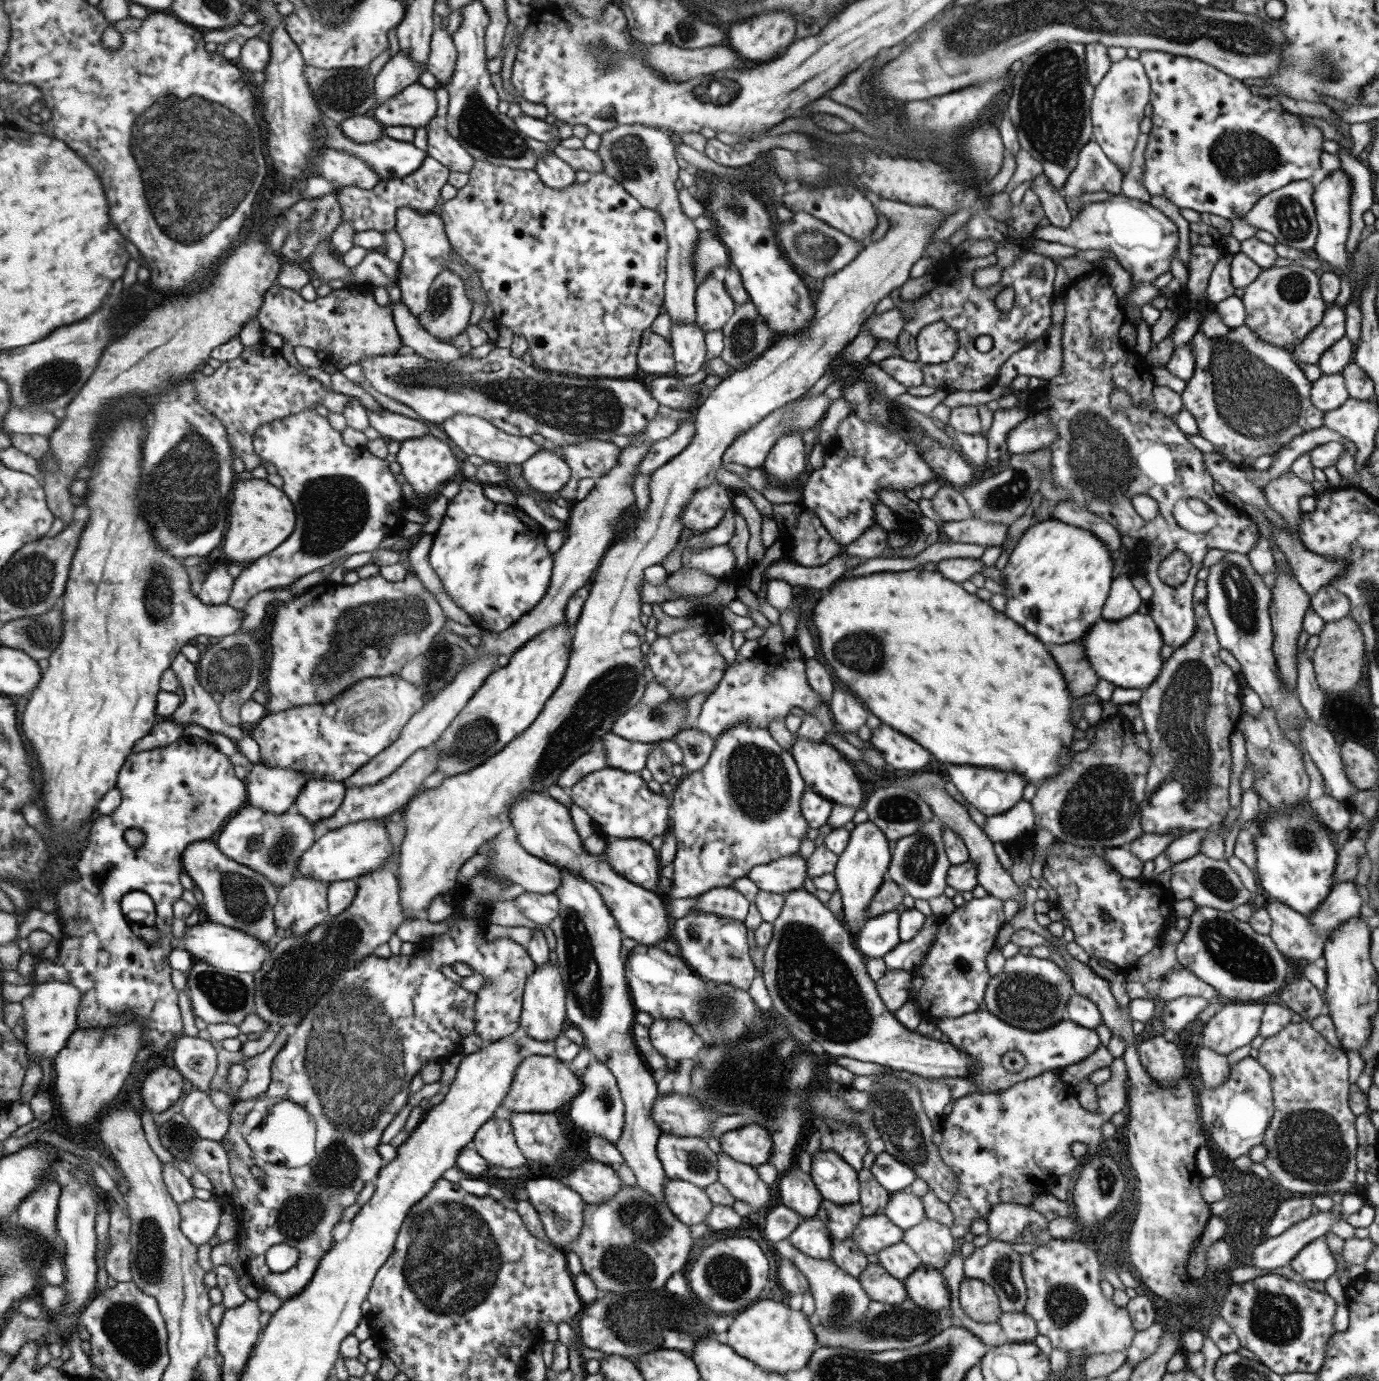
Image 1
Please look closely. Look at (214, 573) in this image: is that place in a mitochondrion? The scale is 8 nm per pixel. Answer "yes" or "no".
no

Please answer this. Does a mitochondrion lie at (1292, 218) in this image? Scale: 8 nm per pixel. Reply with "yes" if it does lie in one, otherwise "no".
yes

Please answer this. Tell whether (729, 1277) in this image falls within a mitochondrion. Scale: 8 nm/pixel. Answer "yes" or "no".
yes

